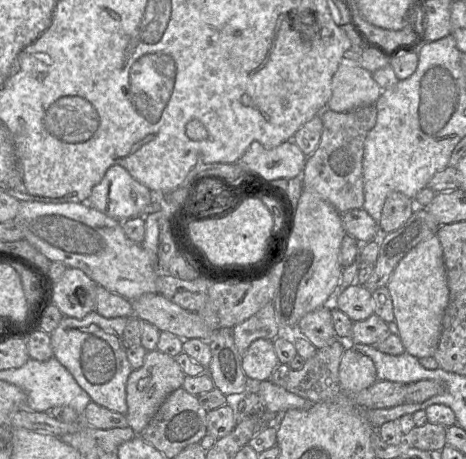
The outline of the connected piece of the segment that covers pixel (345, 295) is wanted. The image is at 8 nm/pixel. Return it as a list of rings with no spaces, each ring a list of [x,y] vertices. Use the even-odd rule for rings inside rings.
[[[351,284],[337,292],[334,306],[346,314],[352,322],[362,321],[374,314],[372,292],[363,285]]]

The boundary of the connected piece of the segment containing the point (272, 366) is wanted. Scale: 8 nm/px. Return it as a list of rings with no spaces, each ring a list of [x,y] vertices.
[[[266,339],[253,341],[242,357],[242,369],[250,383],[269,380],[279,364],[273,341]]]

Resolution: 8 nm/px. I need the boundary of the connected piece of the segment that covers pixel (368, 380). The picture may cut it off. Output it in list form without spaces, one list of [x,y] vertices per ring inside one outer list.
[[[347,345],[339,365],[339,382],[342,391],[354,396],[376,381],[378,381],[376,369],[371,358]]]

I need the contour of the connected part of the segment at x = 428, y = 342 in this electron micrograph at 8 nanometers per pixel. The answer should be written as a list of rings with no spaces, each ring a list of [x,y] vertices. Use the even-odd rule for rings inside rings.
[[[437,236],[420,242],[395,267],[386,285],[393,305],[394,322],[405,352],[417,359],[434,355],[449,302],[443,251]]]

